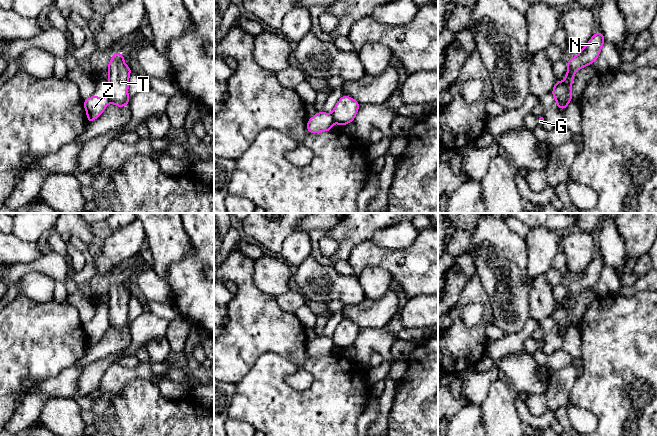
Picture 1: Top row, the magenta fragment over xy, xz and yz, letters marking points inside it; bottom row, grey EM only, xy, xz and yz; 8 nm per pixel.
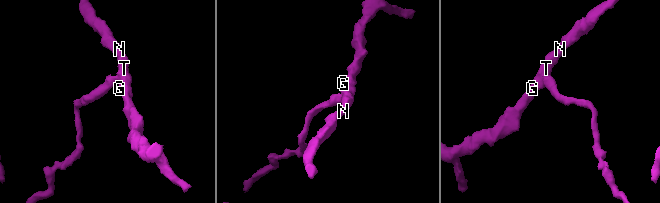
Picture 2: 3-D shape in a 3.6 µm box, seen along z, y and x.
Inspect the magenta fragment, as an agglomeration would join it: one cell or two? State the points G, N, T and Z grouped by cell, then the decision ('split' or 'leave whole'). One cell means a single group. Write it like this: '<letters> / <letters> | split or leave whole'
G N T / Z | split

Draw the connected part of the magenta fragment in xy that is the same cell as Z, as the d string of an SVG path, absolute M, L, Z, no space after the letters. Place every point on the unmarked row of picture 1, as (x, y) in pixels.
M94 319L84 324L83 328L86 334L88 347L98 342L109 327L109 321L95 321Z

